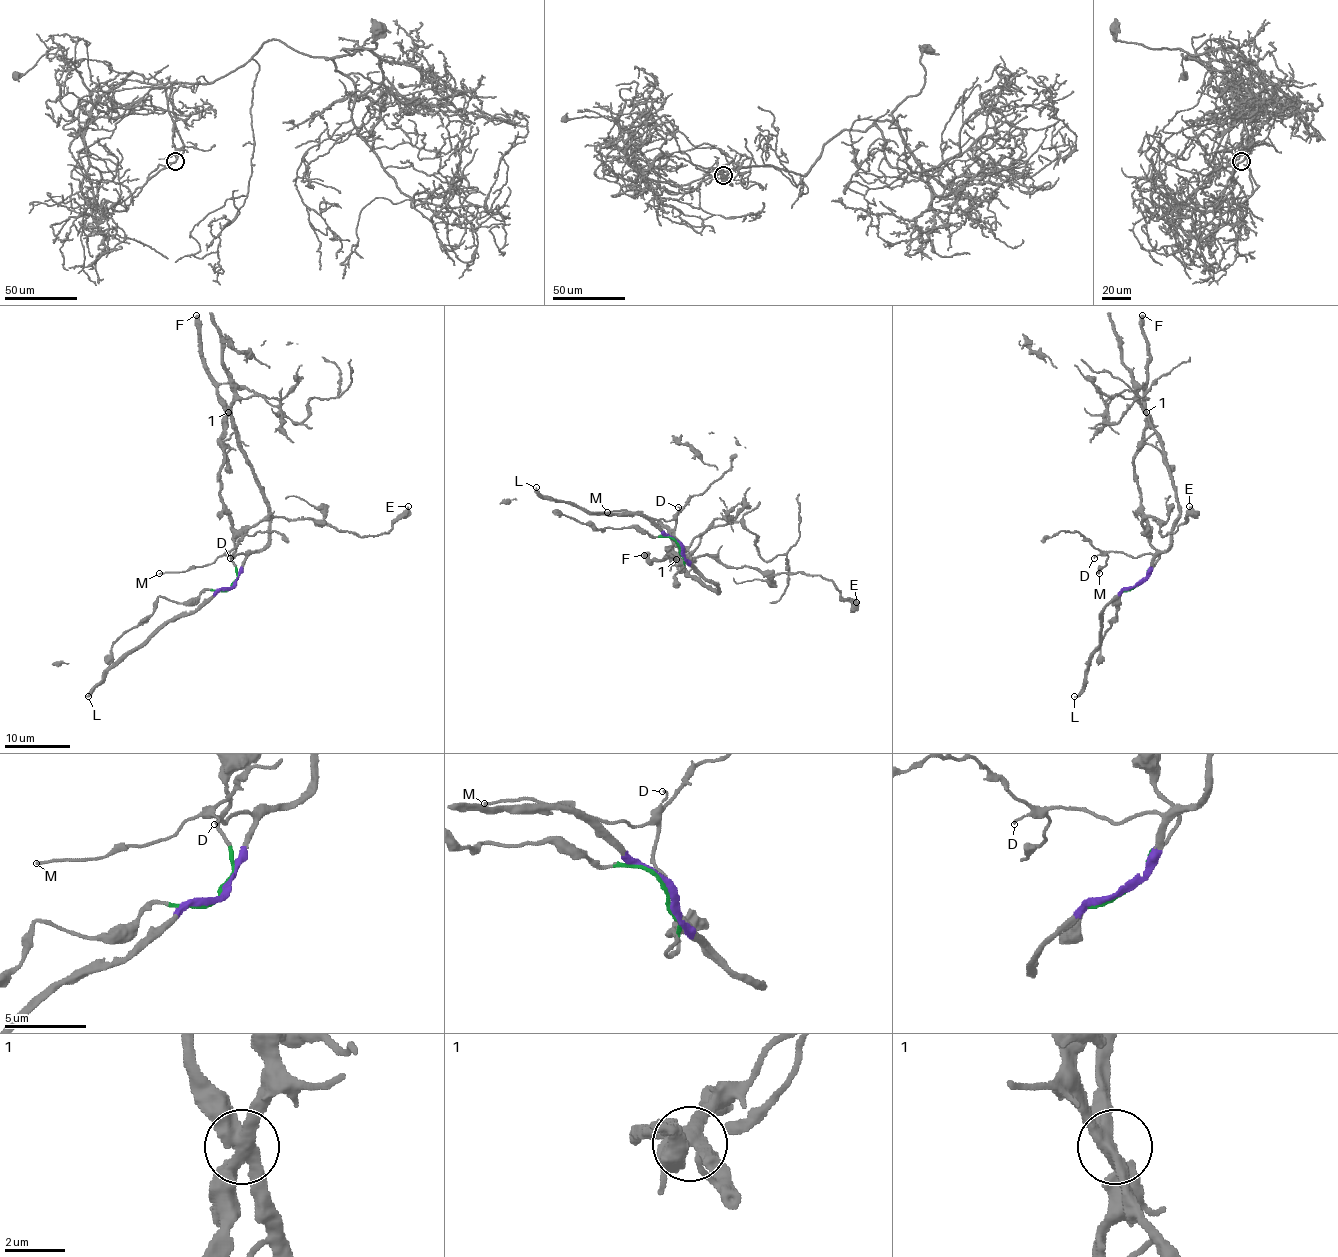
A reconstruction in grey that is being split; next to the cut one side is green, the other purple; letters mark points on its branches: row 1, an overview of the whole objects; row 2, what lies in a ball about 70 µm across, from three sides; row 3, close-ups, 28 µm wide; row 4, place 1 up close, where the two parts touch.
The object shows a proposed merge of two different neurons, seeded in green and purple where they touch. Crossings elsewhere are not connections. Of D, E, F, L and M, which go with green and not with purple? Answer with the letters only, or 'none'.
E

